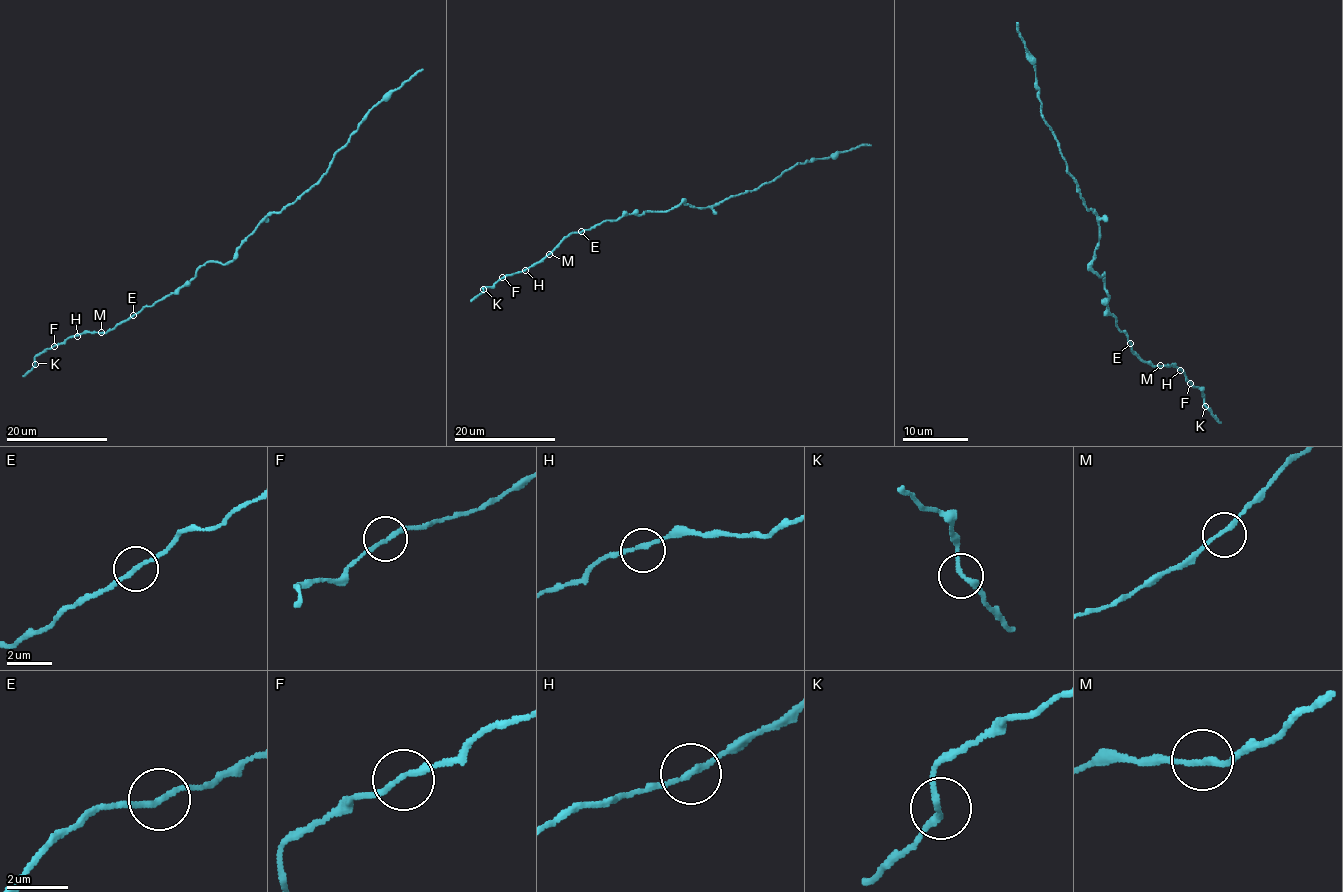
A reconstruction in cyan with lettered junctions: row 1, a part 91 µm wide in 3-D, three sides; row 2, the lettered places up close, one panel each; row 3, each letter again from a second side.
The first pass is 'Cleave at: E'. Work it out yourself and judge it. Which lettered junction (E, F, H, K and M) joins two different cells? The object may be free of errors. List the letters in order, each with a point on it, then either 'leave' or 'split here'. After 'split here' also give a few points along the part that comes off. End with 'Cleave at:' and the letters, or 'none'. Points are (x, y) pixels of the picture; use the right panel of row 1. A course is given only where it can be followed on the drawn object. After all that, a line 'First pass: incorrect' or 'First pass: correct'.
E: (1130, 343) | split here | (1130, 344), (1107, 311), (1104, 273), (1091, 268), (1099, 218), (1081, 199), (1041, 116), (1018, 22)
F: (1190, 383) | leave
H: (1180, 370) | leave
K: (1205, 406) | leave
M: (1160, 365) | leave
Cleave at: E
First pass: correct

